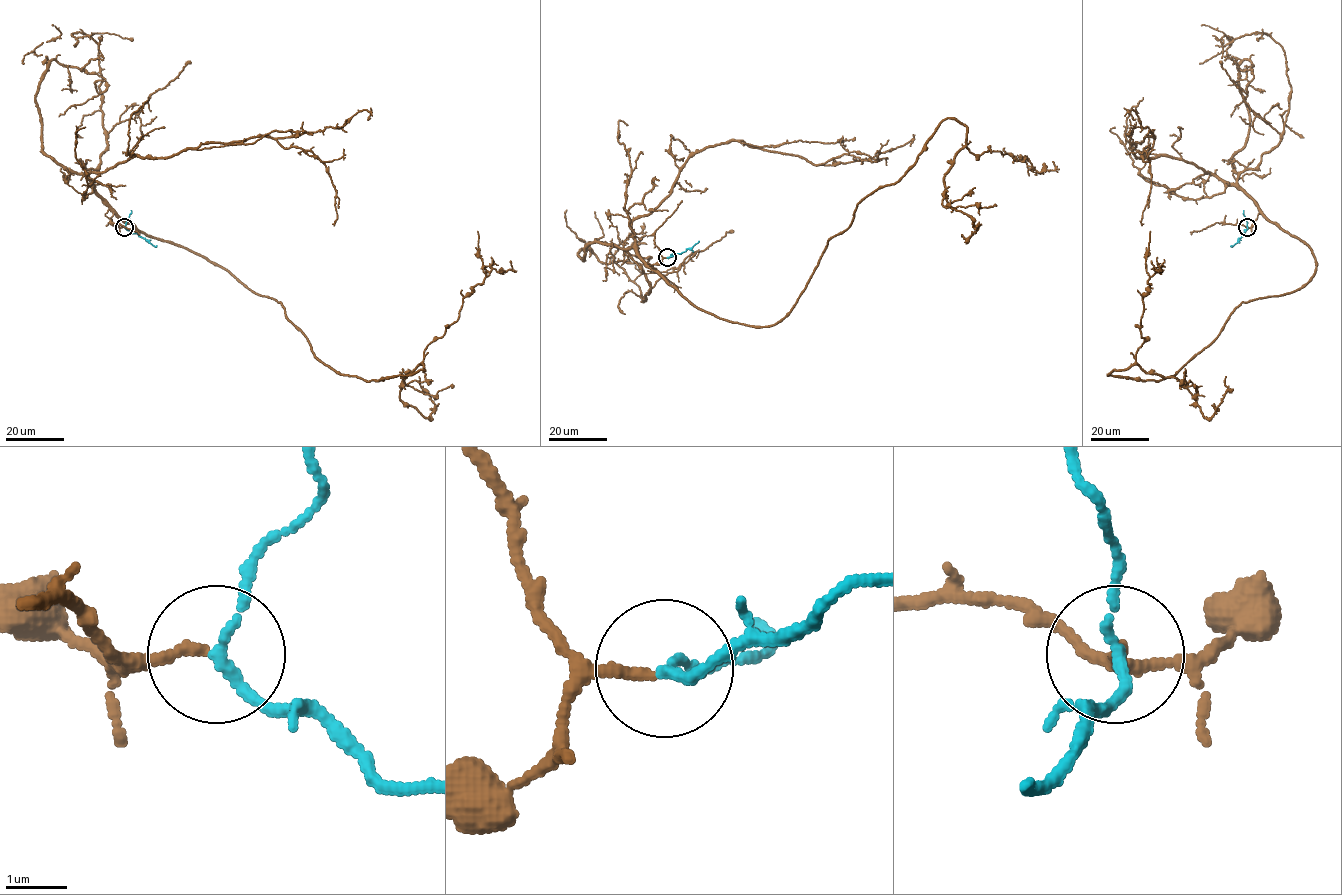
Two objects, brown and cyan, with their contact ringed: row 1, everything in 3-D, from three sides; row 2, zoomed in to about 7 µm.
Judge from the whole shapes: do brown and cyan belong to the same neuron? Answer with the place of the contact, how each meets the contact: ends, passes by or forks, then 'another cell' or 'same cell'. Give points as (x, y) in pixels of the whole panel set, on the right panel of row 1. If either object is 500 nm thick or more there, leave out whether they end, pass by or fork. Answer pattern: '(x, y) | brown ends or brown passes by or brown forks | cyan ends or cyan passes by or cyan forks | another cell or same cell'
(1247, 227) | brown ends | cyan passes by | same cell

